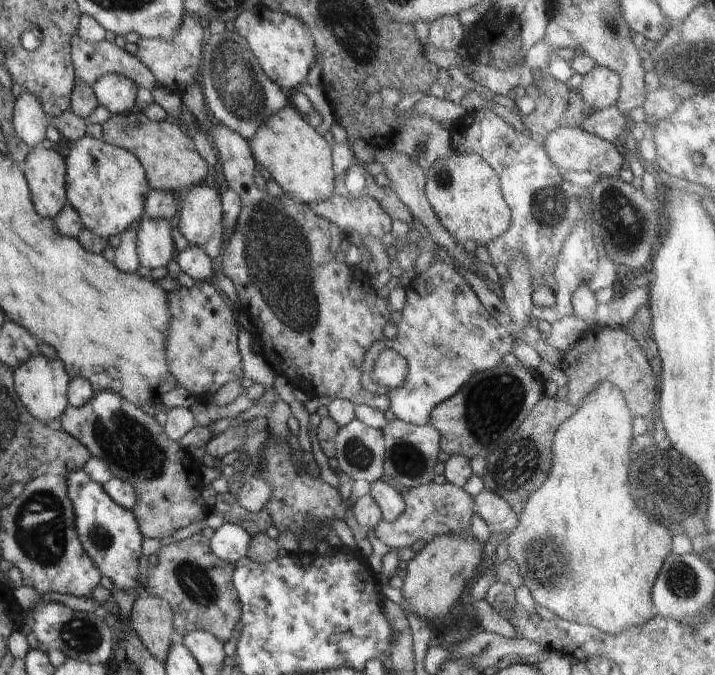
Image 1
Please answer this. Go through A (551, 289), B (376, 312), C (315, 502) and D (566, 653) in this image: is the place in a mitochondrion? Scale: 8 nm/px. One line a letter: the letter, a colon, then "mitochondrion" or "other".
A: other
B: other
C: other
D: other

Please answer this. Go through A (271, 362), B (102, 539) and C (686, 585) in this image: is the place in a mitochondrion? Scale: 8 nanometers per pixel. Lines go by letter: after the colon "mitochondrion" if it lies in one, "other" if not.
A: other
B: mitochondrion
C: mitochondrion

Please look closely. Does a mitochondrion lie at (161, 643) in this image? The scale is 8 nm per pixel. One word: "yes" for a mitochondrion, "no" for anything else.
no

